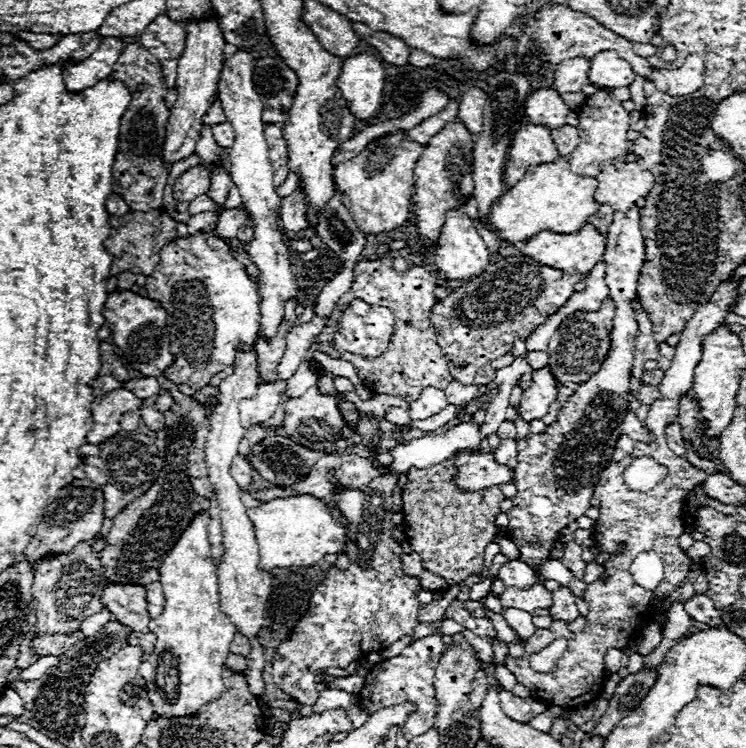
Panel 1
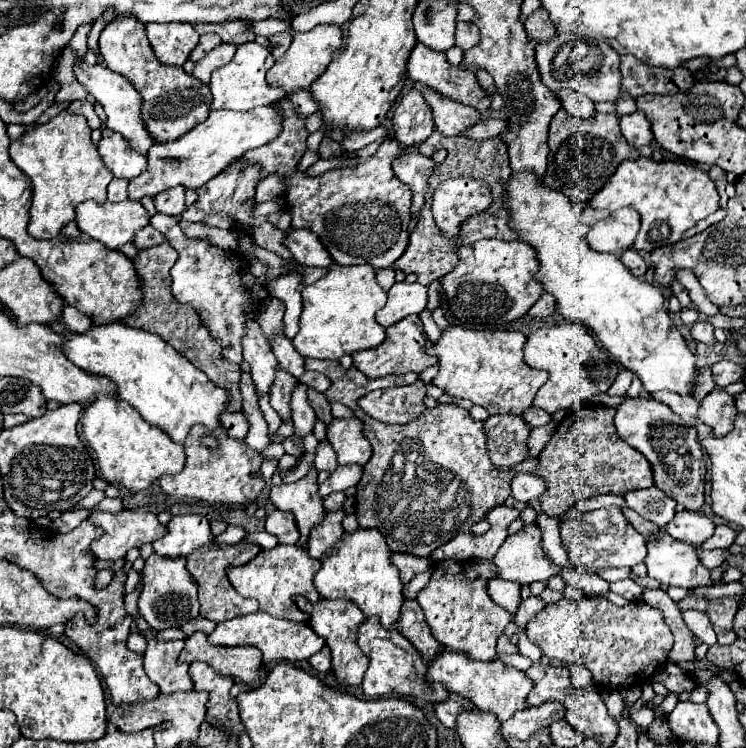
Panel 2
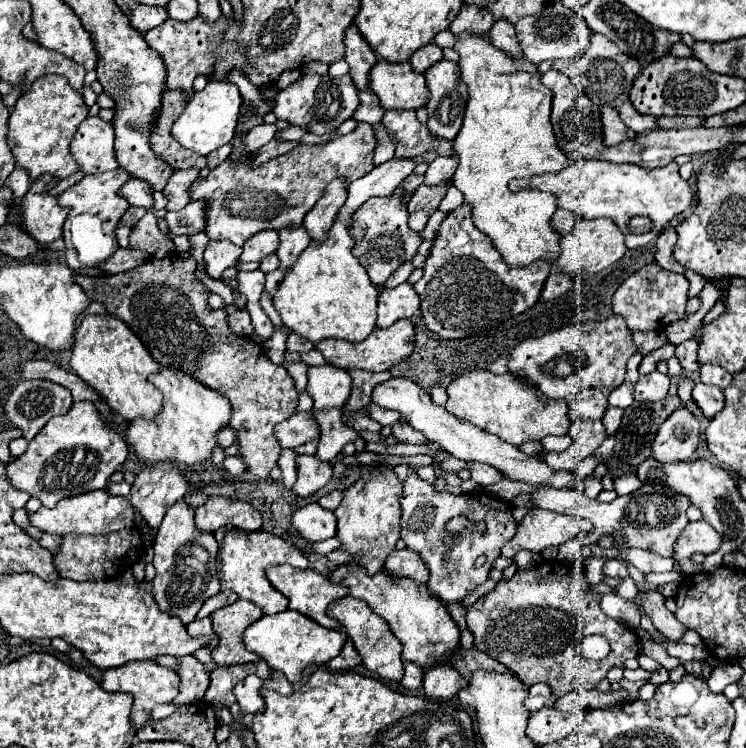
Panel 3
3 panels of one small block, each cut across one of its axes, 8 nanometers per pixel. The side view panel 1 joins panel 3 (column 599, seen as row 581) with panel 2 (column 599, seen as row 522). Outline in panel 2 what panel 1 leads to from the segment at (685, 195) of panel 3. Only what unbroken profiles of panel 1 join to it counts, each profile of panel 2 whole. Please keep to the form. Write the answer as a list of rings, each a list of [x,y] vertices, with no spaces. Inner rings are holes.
[[[650,158],[624,160],[614,176],[604,184],[602,192],[590,198],[592,208],[632,208],[640,214],[642,228],[632,244],[634,250],[652,252],[654,248],[676,244],[682,234],[698,220],[708,218],[718,210],[718,192],[708,172],[686,162],[654,162]]]

